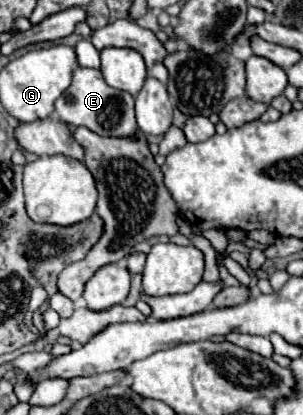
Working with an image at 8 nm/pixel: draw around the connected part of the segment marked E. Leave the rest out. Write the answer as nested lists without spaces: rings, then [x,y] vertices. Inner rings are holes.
[[[77,67],[73,71],[73,81],[65,93],[55,101],[55,113],[61,121],[73,125],[73,127],[87,127],[95,131],[97,135],[105,137],[131,137],[135,135],[137,123],[135,123],[135,101],[131,93],[125,93],[121,89],[113,89],[105,83],[99,69],[85,69]]]

